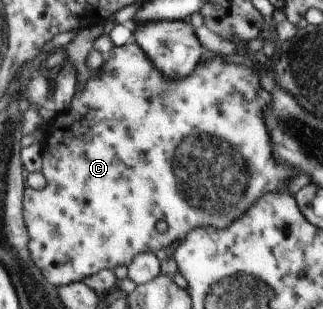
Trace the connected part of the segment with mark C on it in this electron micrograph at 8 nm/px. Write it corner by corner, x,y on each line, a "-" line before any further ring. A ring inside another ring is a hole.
130,40
124,45
111,47
98,72
91,74
80,90
74,91
65,111
54,111
53,117
45,122
42,131
40,172
45,178
45,186
39,190
26,187
22,200
22,217
28,233
30,257
43,273
43,277
52,286
57,287
71,282
81,282
83,278
95,275
101,270
112,271
118,265
127,267
140,253
154,254
155,251
166,247
170,250
195,228
225,229
235,219
238,220
238,217
242,216
262,195
285,191
293,171
287,165
275,163
271,155
271,141
261,113
263,107
257,103
259,88
259,79
249,67
245,67
245,64
226,63
217,54
210,59
197,62
189,75
170,80
151,63
150,58
143,53
135,41
-
159,219
167,223
167,230
164,233
158,233
155,229
155,223

